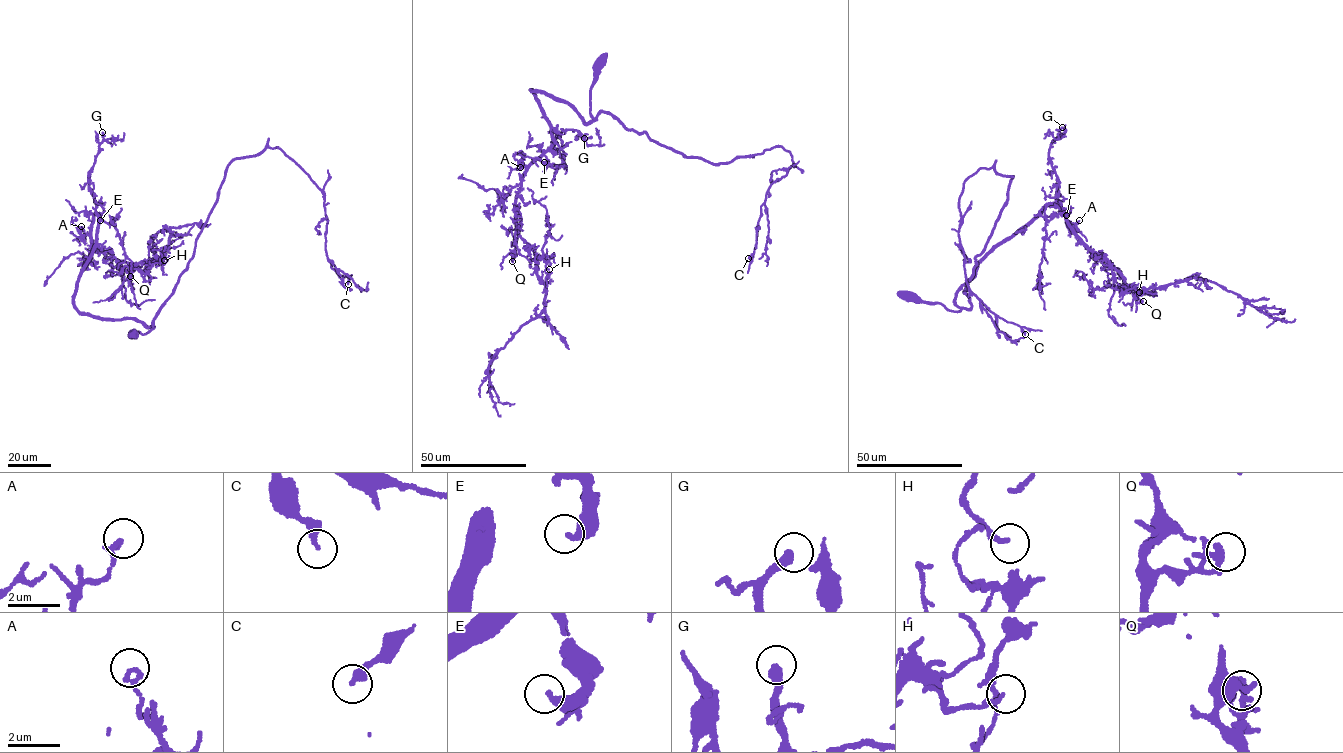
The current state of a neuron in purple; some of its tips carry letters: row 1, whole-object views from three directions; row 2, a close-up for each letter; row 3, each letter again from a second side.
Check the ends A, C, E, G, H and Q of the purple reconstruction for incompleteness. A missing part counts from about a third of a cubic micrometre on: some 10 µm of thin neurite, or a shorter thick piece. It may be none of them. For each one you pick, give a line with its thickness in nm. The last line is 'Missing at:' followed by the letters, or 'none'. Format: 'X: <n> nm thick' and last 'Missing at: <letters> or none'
G: 360 nm thick
Missing at: G

